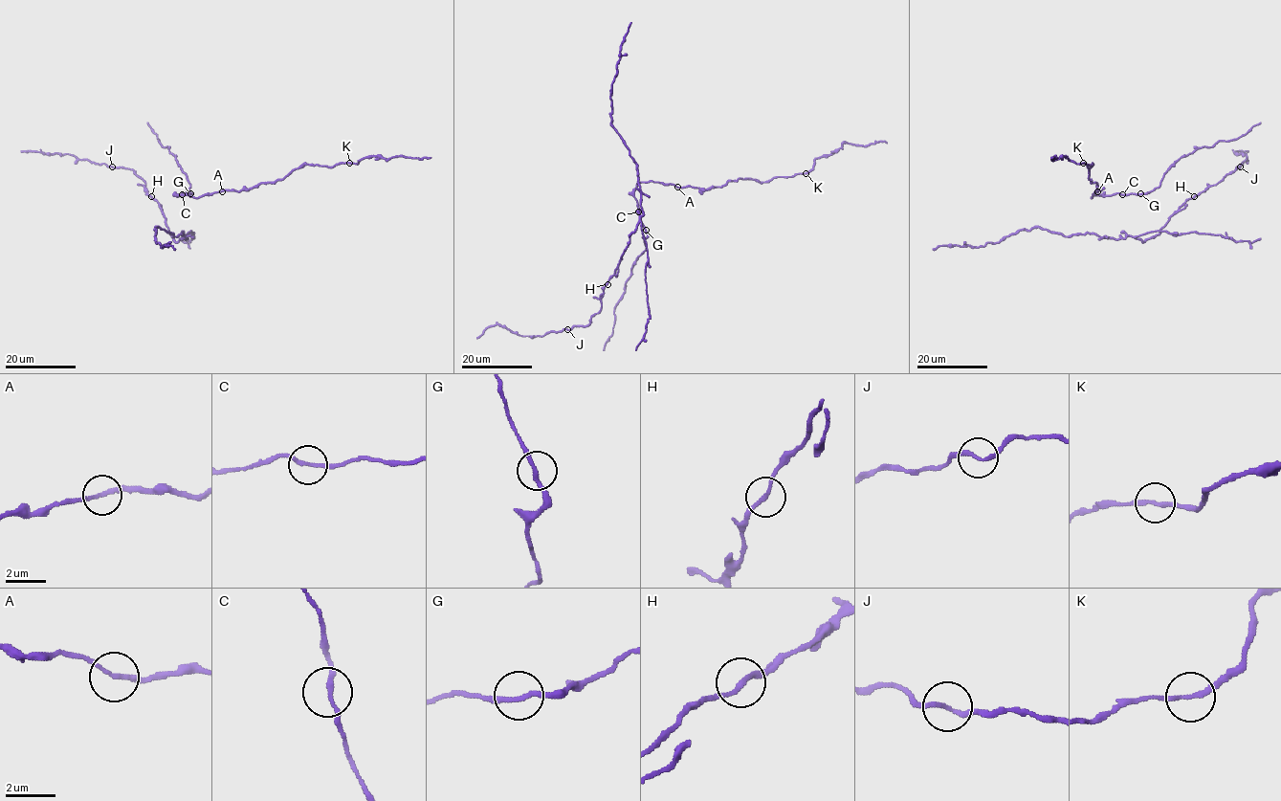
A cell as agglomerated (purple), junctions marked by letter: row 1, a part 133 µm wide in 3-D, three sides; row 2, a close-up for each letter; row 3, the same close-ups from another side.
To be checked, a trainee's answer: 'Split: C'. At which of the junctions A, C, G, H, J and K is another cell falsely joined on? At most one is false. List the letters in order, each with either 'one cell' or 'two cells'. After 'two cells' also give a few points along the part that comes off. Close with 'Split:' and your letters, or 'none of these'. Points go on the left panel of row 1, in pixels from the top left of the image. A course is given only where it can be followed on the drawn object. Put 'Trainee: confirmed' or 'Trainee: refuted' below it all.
A: one cell
C: one cell
G: one cell
H: one cell
J: one cell
K: one cell
Split: none of these
Trainee: refuted

